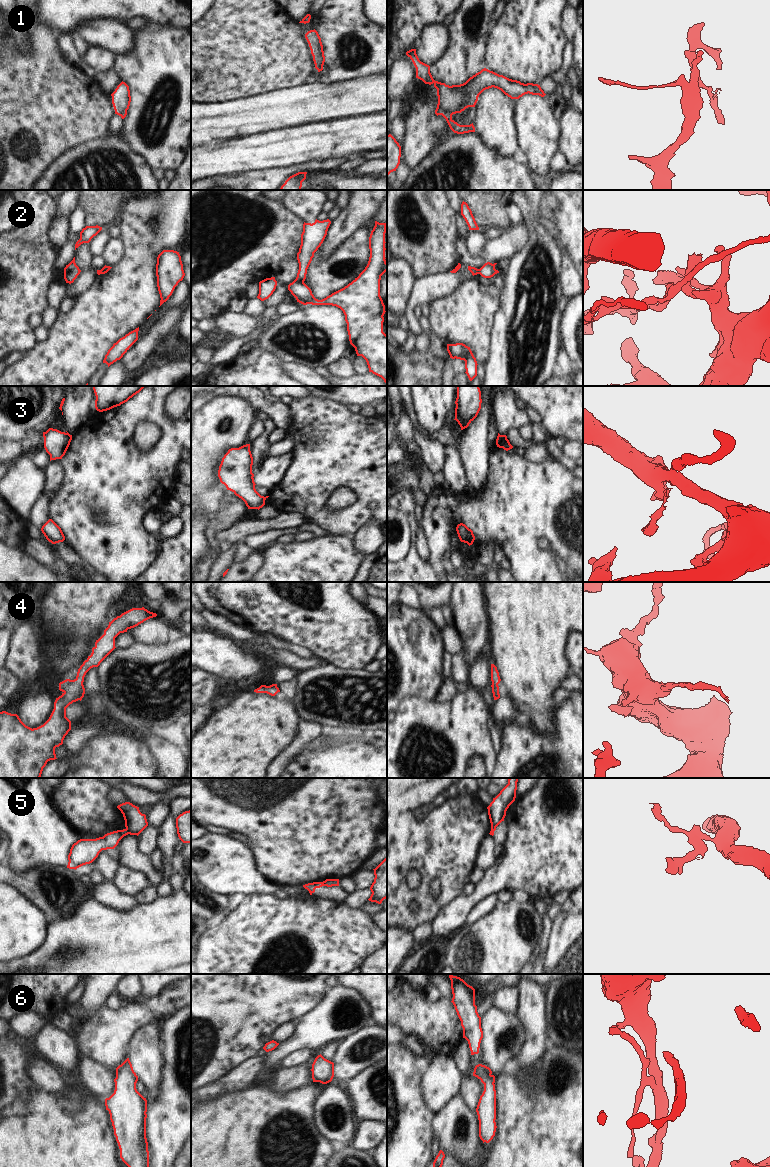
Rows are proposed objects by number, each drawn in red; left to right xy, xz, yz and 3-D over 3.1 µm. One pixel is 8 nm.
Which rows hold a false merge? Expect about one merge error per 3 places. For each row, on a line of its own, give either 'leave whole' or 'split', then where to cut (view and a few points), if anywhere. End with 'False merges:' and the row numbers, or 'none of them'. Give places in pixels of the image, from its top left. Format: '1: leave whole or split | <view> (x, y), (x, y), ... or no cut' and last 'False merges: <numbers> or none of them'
1: split | yz (439, 112), (445, 111), (452, 114)
2: split | xz (295, 279), (303, 283)
3: split | xy (66, 433), (71, 437)
4: leave whole | no cut
5: split | xy (125, 829), (128, 833)
6: leave whole | no cut
False merges: 1, 2, 3, 5

